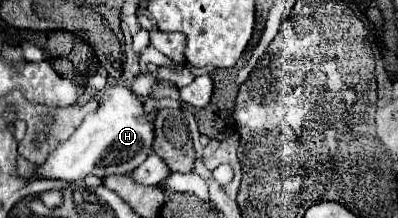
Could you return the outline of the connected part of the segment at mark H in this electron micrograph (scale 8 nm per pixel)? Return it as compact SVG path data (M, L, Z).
M109 86L103 90L103 100L99 100L97 110L89 112L73 136L51 152L47 162L37 170L37 176L77 182L87 174L95 174L99 178L129 174L153 152L153 140L153 116L145 114L143 98L125 86Z

